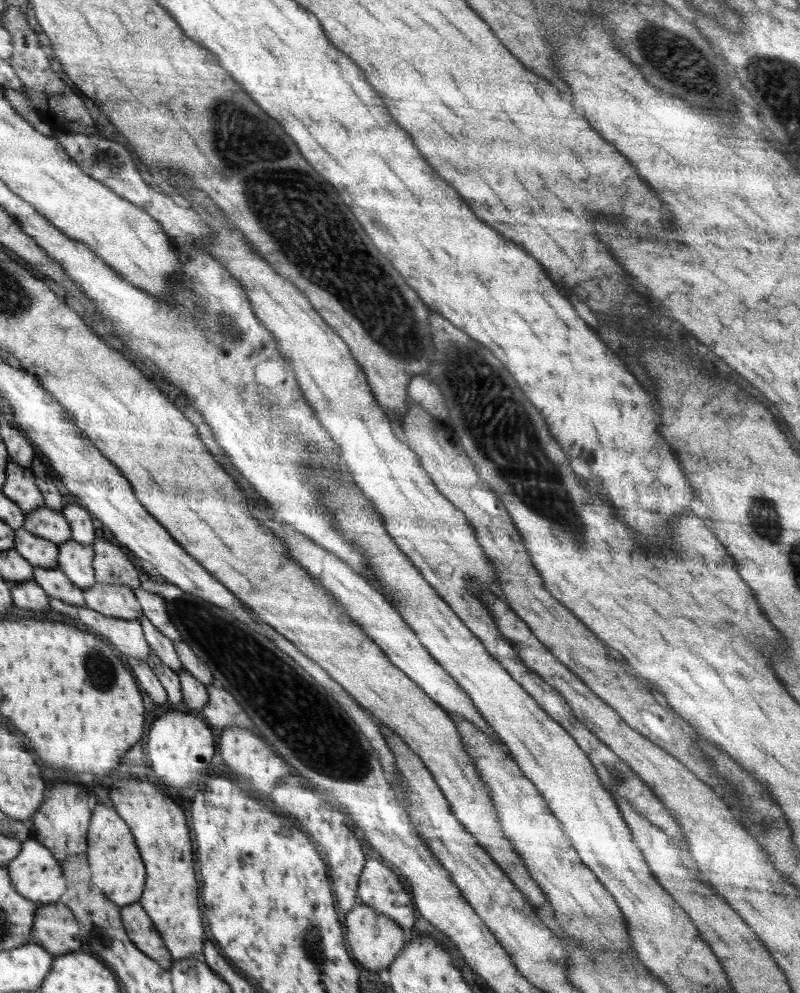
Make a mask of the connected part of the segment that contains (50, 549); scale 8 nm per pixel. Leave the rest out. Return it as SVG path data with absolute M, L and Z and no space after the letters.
M24 527L14 530L14 549L33 566L52 570L60 565L60 548L46 538L30 534Z

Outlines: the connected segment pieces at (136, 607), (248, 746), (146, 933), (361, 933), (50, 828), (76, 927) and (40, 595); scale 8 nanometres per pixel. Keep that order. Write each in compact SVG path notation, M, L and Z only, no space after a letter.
M96 582L83 591L86 606L98 615L126 621L140 621L144 618L141 603L130 586Z
M228 726L220 731L219 753L224 759L226 766L230 768L235 781L238 781L245 788L257 795L260 799L270 801L270 792L274 786L280 782L280 778L295 774L292 772L292 766L274 752L264 738L256 736L252 730L240 728L240 726Z
M139 902L121 907L122 924L134 946L154 959L164 970L173 965L172 956L162 942L158 930L148 912Z
M358 902L342 921L345 930L345 942L350 946L352 956L370 972L381 972L387 970L394 958L400 954L400 950L406 946L404 931L394 920L376 914L370 906Z
M58 782L54 788L50 788L50 794L46 794L46 800L41 808L32 817L34 832L37 835L37 841L49 847L57 858L57 862L62 864L68 858L82 856L86 852L86 834L89 834L88 824L90 824L90 810L86 806L86 792L84 788L76 784L64 784Z
M60 902L38 908L30 942L45 947L50 954L57 957L68 954L68 952L78 951L82 944L82 935L81 926L73 911Z
M26 580L13 586L14 606L38 618L49 617L52 614L48 595L34 580Z

